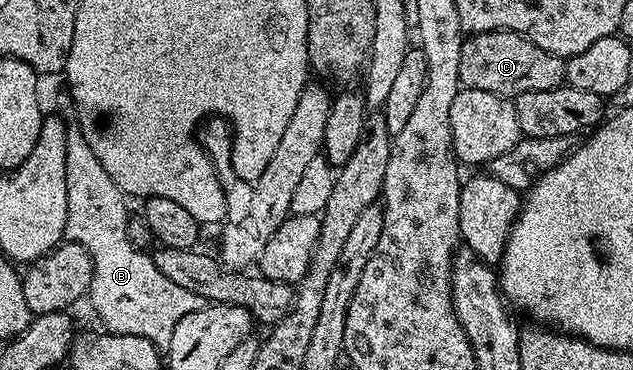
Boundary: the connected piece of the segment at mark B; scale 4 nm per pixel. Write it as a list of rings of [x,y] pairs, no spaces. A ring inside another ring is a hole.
[[[66,122],[66,213],[67,242],[78,242],[90,254],[94,265],[88,291],[88,303],[102,321],[101,329],[111,334],[131,334],[148,340],[159,348],[169,346],[172,332],[188,312],[199,310],[204,301],[193,292],[168,280],[145,249],[134,246],[126,234],[127,195],[104,172],[96,152],[88,148],[80,124]]]

